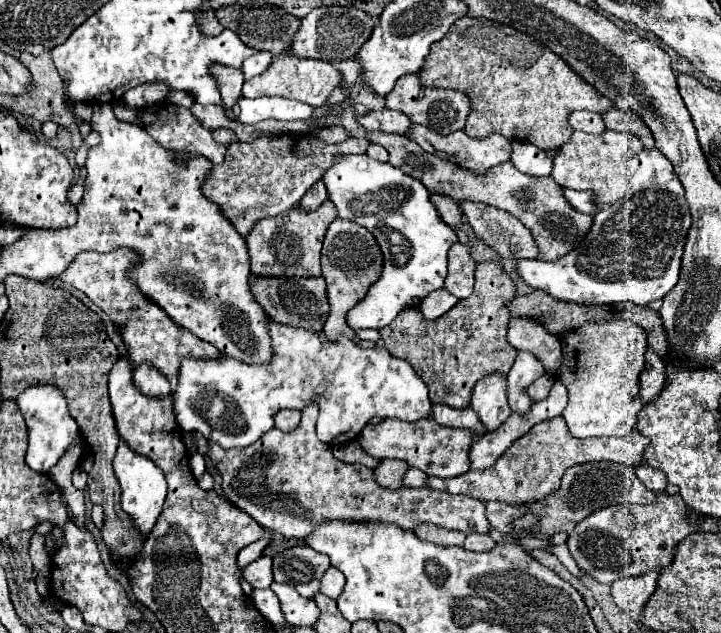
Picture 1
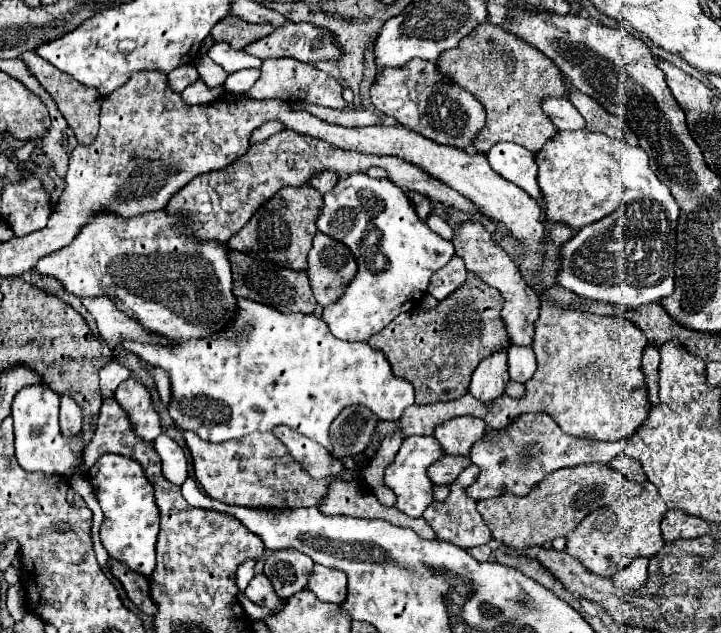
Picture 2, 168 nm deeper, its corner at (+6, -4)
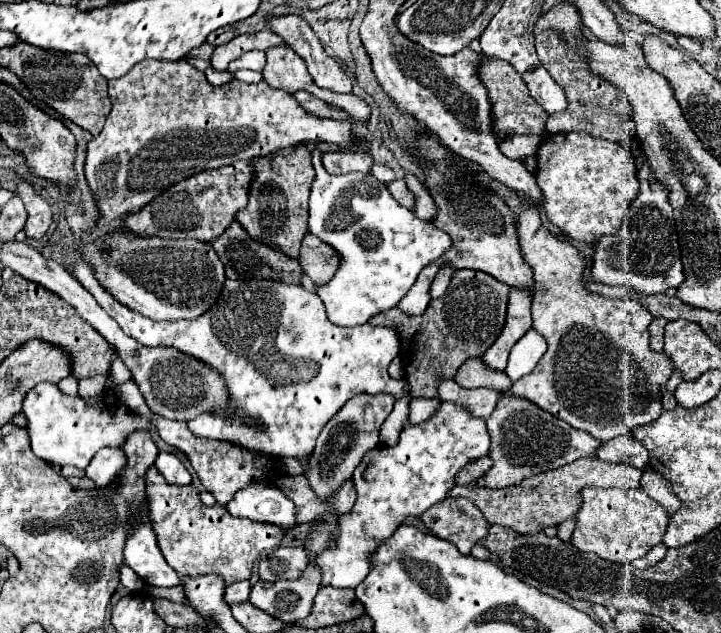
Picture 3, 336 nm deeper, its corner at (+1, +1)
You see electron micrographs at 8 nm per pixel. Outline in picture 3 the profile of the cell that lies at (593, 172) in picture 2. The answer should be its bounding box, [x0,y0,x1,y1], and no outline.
[537,133,639,243]

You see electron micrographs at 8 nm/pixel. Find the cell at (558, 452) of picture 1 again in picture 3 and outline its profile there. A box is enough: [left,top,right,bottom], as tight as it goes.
[483,391,601,487]

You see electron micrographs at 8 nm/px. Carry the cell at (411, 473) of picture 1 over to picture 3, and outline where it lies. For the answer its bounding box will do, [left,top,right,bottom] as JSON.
[451,457,641,533]

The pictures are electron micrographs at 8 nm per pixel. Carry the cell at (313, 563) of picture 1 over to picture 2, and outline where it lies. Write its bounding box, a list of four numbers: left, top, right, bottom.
[264,550,312,600]

